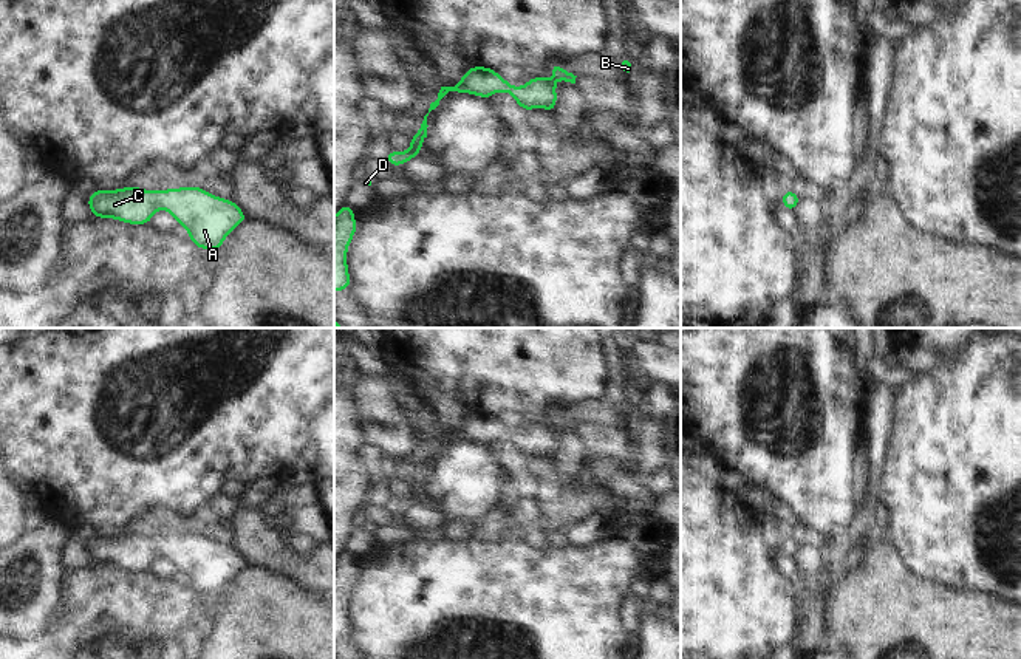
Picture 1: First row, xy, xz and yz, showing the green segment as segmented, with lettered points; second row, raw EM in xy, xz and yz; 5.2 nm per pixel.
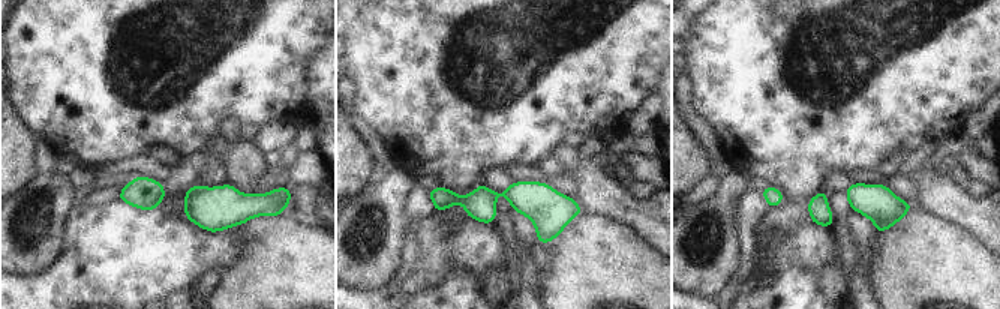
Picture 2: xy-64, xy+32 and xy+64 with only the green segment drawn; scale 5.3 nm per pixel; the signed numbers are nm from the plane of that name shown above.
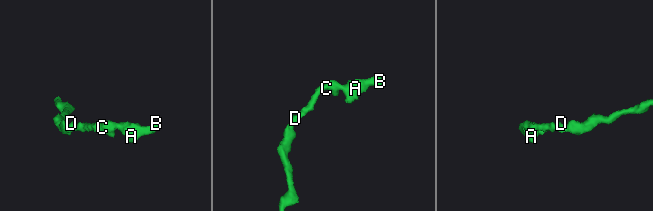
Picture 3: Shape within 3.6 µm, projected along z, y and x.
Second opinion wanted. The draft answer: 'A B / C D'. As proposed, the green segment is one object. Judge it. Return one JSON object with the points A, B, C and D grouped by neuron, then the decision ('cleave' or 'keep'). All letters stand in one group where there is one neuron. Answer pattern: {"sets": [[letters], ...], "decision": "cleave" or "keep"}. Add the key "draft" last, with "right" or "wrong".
{"sets": [["A", "B", "C", "D"]], "decision": "keep", "draft": "wrong"}

